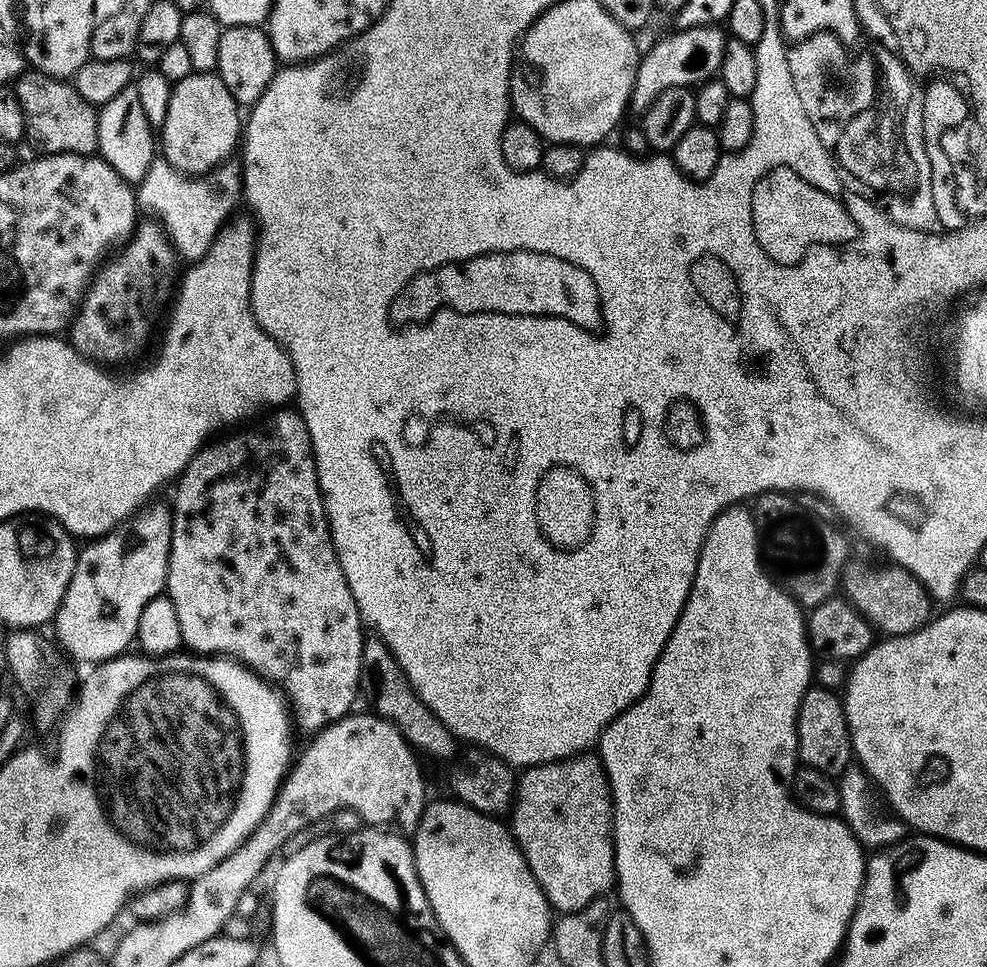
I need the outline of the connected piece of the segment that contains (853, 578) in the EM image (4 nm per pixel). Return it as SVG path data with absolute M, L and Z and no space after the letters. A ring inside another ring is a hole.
M850 558L841 572L840 590L859 614L888 636L905 636L915 632L924 627L933 615L933 601L920 579L892 562L880 568L871 566L866 560Z

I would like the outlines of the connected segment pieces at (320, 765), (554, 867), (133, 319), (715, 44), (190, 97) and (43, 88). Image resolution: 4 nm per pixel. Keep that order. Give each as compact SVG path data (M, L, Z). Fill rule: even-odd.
M349 714L320 729L307 745L312 756L308 756L304 772L312 772L308 788L312 788L316 804L336 804L341 810L353 808L368 826L415 829L426 807L417 753L389 720L375 714L356 715Z
M577 754L569 756L567 760L555 760L552 764L536 764L533 768L523 769L516 782L516 798L510 809L511 816L510 831L516 838L516 844L526 858L538 886L543 890L544 897L557 913L582 910L591 900L601 899L608 887L610 889L613 887L616 879L616 849L612 846L612 791L608 789L608 776L604 773L604 766L600 762L599 755Z
M141 223L131 239L119 249L121 252L93 275L84 299L80 301L70 325L70 343L89 362L109 366L134 359L148 344L148 335L152 332L152 311L156 304L167 298L168 291L170 296L177 283L177 253L163 227L159 223L151 223Z
M697 24L690 26L660 39L649 52L643 53L636 71L637 85L658 84L661 89L668 87L691 89L713 79L719 73L724 47L727 44L723 31L716 29L719 28L716 26Z
M193 70L189 76L175 81L172 85L170 102L166 110L164 123L158 128L158 148L162 151L162 158L170 166L180 172L199 174L210 172L218 165L225 163L232 151L237 151L242 140L242 108L236 99L226 90L216 72L198 72Z
M35 70L25 71L14 81L16 100L22 106L24 134L37 153L91 156L98 149L97 109L76 93L71 83Z

